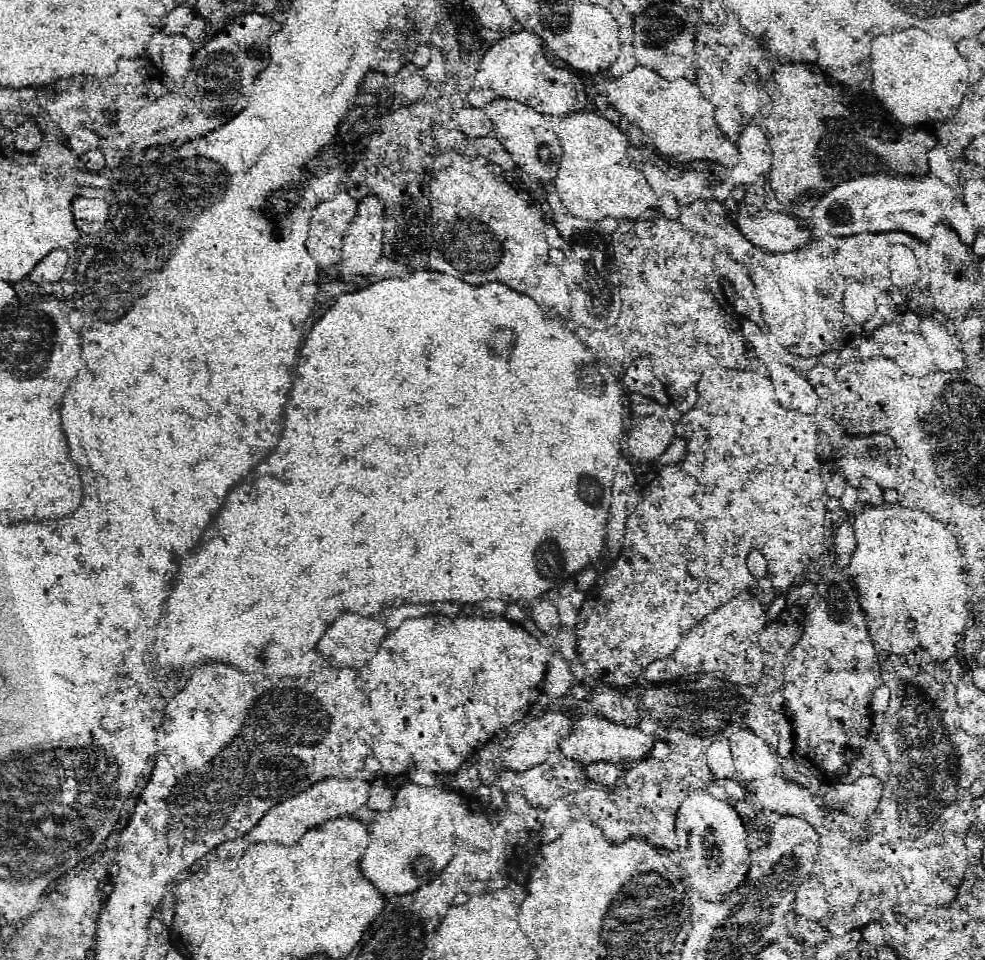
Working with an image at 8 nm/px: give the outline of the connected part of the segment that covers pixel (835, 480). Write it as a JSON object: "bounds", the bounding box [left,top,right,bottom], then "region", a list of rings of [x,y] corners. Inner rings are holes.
{"bounds":[824,473,846,499],"region":[[[836,473],[836,475],[830,477],[830,483],[826,485],[824,495],[826,495],[828,499],[830,499],[830,497],[840,497],[842,491],[844,491],[844,485],[846,485],[846,479],[844,479],[840,473]]]}

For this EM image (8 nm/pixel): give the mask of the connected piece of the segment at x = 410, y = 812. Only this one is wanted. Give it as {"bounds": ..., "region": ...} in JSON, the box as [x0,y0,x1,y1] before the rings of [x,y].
{"bounds":[360,783,490,895],"region":[[[406,783],[392,793],[392,807],[388,811],[374,813],[370,841],[360,857],[360,873],[382,895],[408,893],[432,881],[432,863],[436,877],[456,851],[488,849],[490,831],[488,819],[462,807],[454,793]]]}

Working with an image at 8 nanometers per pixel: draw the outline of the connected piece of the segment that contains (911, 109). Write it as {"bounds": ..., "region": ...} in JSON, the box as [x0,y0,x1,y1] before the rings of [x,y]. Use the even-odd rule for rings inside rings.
{"bounds":[870,27,966,127],"region":[[[908,27],[904,31],[878,35],[870,45],[870,61],[872,61],[870,89],[874,97],[882,101],[886,109],[894,113],[894,117],[904,127],[916,127],[930,121],[950,119],[958,111],[966,95],[966,59],[956,51],[956,43],[950,39],[932,37],[922,27]]]}

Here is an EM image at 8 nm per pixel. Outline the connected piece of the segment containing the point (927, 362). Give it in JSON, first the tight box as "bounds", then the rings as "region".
{"bounds":[894,333,932,377],"region":[[[904,333],[900,343],[896,345],[894,363],[910,377],[924,377],[926,371],[932,369],[932,359],[926,341],[920,333]]]}

